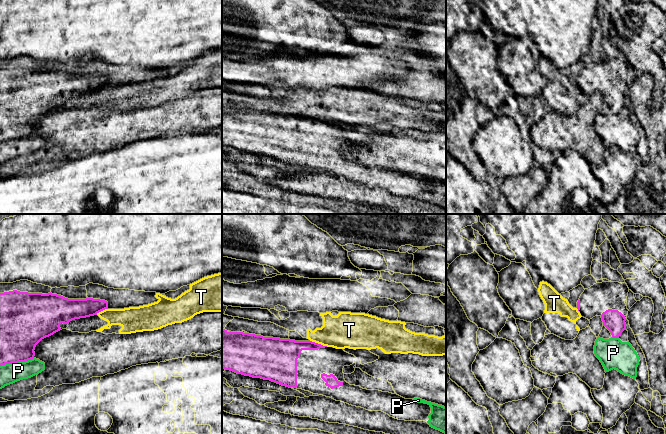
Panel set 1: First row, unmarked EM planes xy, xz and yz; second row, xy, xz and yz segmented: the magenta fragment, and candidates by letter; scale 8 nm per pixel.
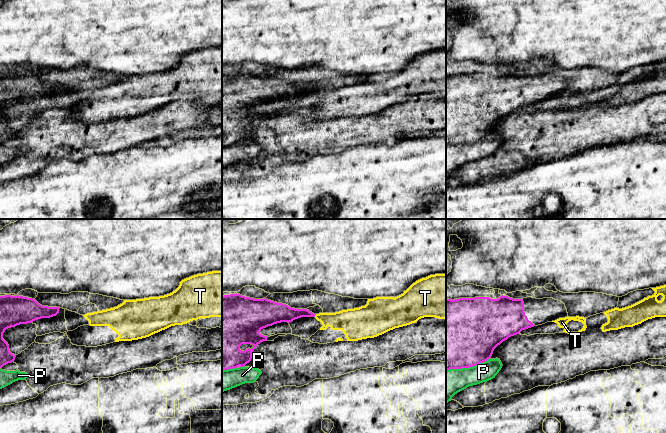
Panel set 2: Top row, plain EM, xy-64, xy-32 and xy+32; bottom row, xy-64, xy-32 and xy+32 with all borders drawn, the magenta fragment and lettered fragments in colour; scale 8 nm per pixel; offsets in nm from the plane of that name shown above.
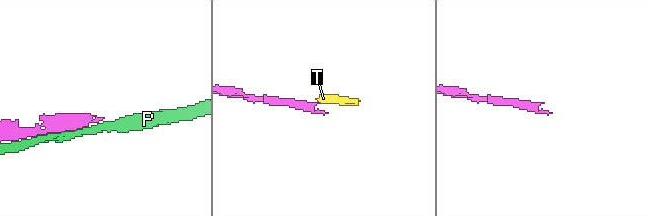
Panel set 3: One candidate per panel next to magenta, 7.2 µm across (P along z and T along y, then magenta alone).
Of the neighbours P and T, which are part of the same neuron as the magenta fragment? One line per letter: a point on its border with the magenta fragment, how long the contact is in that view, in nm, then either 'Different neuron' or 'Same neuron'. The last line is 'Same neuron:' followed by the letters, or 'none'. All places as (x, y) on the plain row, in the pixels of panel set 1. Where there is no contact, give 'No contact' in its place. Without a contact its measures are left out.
P: Touches magenta at xy (16, 138). Shared border 280 nm. Different neuron
T: Touches magenta at xz (319, 120). Shared border 150 nm. Different neuron
Same neuron: none

